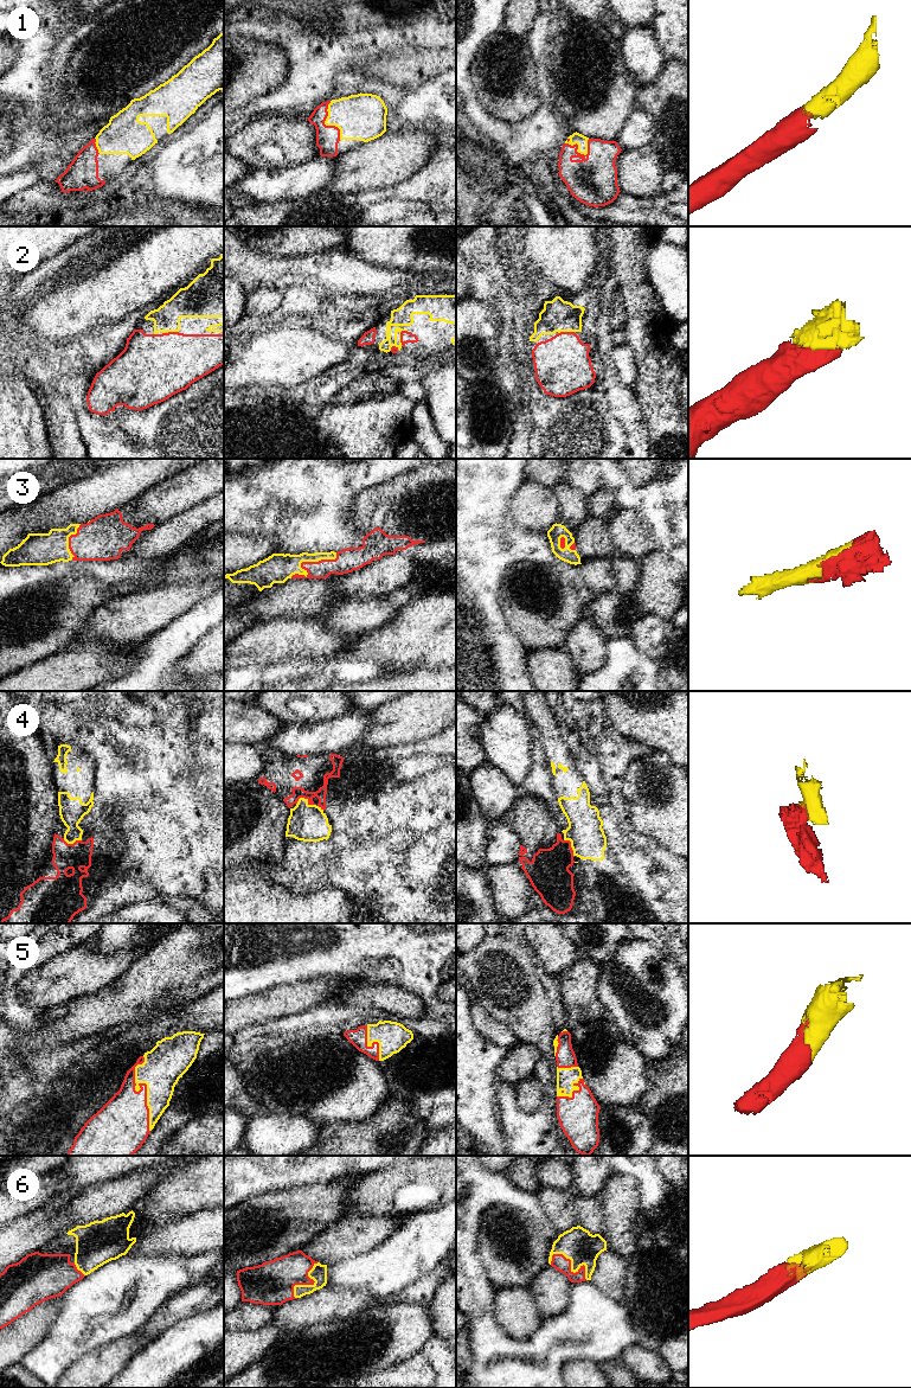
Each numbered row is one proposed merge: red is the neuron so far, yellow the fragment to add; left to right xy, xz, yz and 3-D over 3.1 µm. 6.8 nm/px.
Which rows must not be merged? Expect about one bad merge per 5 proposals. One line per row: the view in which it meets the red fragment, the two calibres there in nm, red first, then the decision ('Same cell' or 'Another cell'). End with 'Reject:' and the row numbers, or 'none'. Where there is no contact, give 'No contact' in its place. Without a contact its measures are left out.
1: Touches red in yz. Thickness 320 nm (red) against 80 nm. Same cell
2: Touches red in xz. Thickness 80 nm (red) against 130 nm. Same cell
3: Touches red in xz. Thickness 140 nm (red) against 200 nm. Same cell
4: Touches red in xz. Thickness 80 nm (red) against 260 nm. Another cell
5: Touches red in xy. Thickness 320 nm (red) against 280 nm. Same cell
6: Touches red in yz. Thickness 100 nm (red) against 220 nm. Same cell
Reject: 4

